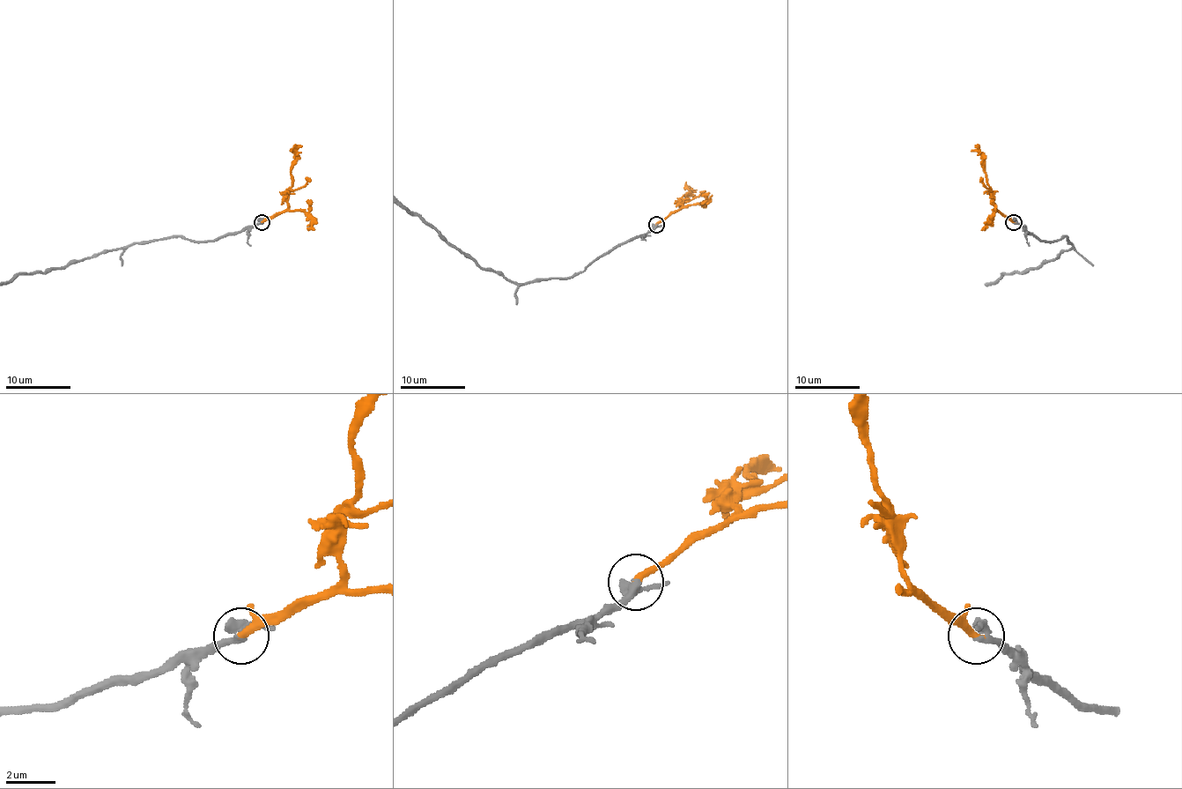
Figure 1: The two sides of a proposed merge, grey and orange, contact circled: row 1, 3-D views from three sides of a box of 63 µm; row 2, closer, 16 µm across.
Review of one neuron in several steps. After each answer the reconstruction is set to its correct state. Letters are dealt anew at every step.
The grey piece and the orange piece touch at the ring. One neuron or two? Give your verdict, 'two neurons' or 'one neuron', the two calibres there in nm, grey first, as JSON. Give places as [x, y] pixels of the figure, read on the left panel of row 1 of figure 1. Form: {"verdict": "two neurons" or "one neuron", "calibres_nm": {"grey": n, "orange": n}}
{"verdict": "one neuron", "calibres_nm": {"grey": 340, "orange": 220}}

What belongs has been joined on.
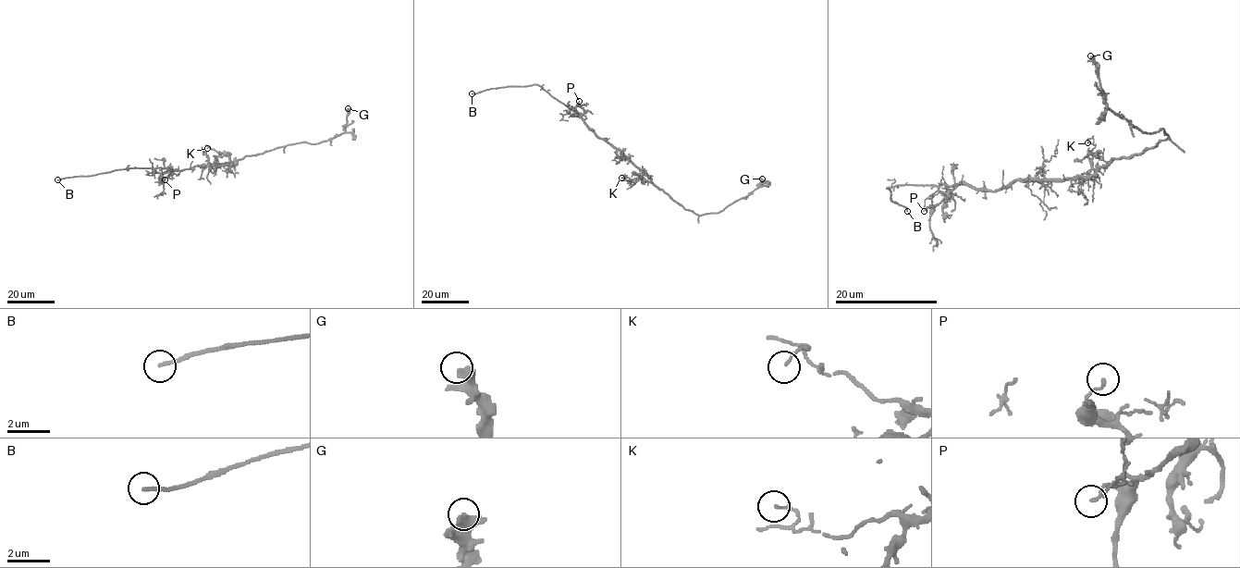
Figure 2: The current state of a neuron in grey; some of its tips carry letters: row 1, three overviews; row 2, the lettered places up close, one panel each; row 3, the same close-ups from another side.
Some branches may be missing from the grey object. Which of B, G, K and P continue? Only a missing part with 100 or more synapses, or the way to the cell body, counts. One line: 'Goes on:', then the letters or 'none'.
Goes on: B

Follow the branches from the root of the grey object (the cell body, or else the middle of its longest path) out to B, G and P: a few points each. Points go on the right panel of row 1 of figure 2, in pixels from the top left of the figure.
B: (1054, 179), (1015, 180), (994, 191), (980, 191), (962, 184), (889, 187), (892, 202), (905, 207), (907, 211)
G: (1054, 179), (1087, 178), (1111, 159), (1138, 154), (1168, 136), (1161, 129), (1143, 132), (1105, 104), (1090, 55)
P: (1054, 179), (1015, 180), (994, 191), (980, 191), (958, 184), (939, 203), (924, 211)

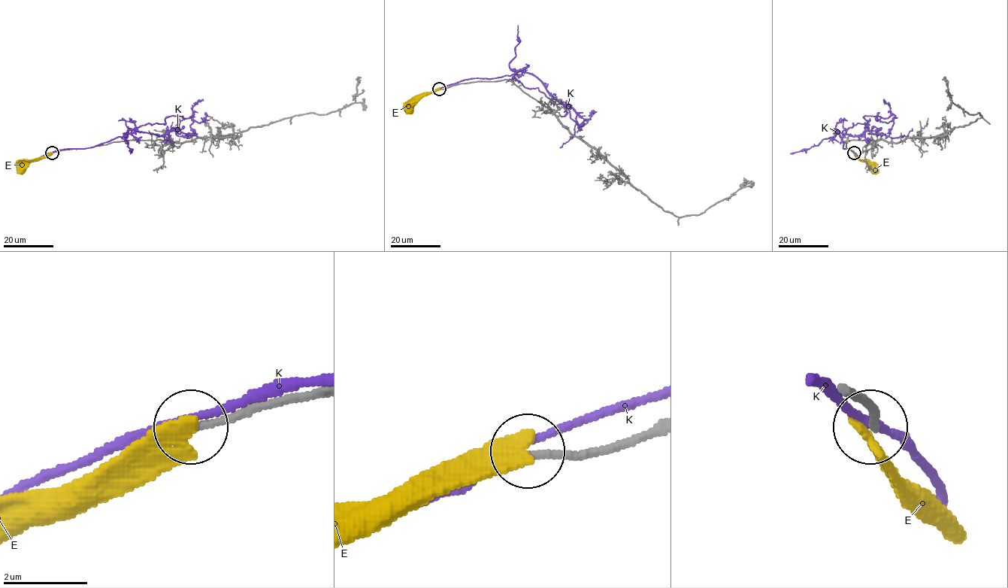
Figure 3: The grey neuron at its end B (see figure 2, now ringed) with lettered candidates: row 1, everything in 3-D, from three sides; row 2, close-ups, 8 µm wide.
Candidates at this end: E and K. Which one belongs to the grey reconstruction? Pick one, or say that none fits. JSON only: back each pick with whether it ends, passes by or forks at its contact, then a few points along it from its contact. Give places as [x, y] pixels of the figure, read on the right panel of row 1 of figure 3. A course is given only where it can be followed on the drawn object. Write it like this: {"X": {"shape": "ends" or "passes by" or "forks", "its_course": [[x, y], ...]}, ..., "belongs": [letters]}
{"belongs": []}

